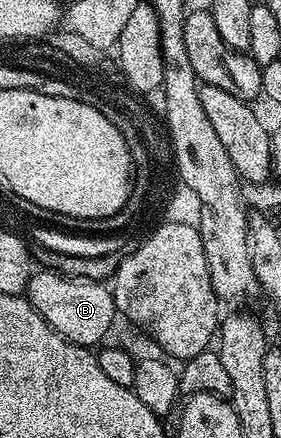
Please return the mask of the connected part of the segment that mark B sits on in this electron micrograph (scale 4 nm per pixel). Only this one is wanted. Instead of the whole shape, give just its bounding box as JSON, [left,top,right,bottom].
[27,270,118,346]

